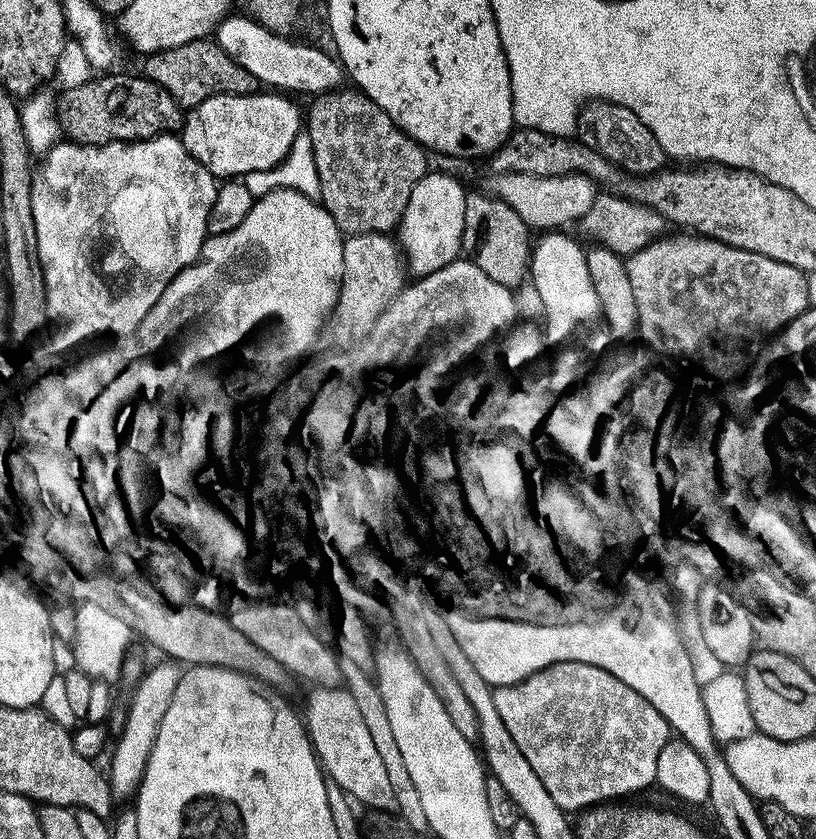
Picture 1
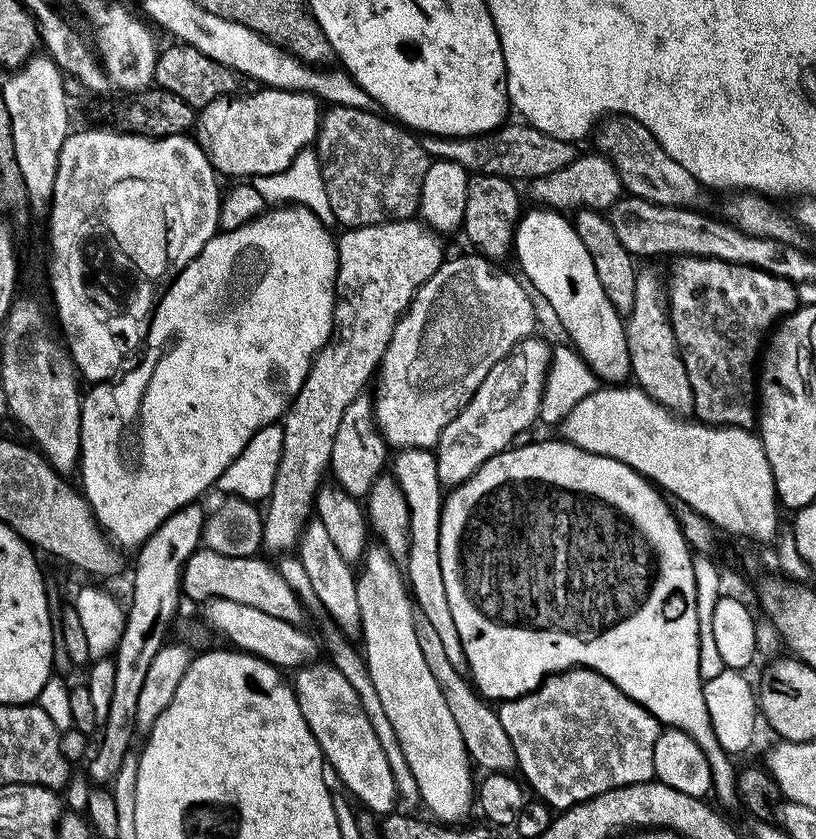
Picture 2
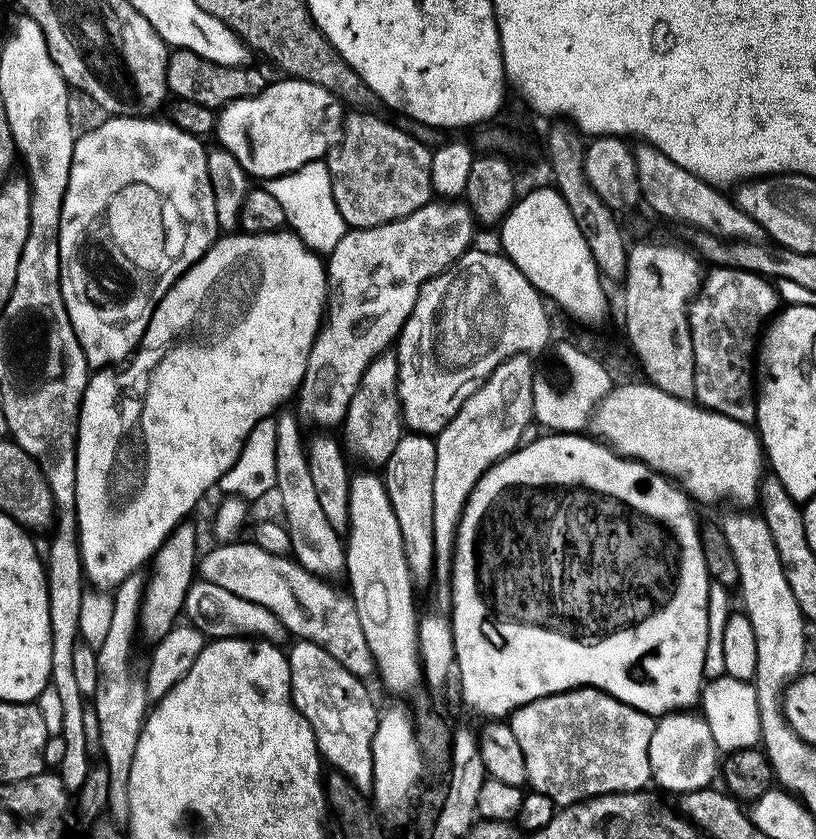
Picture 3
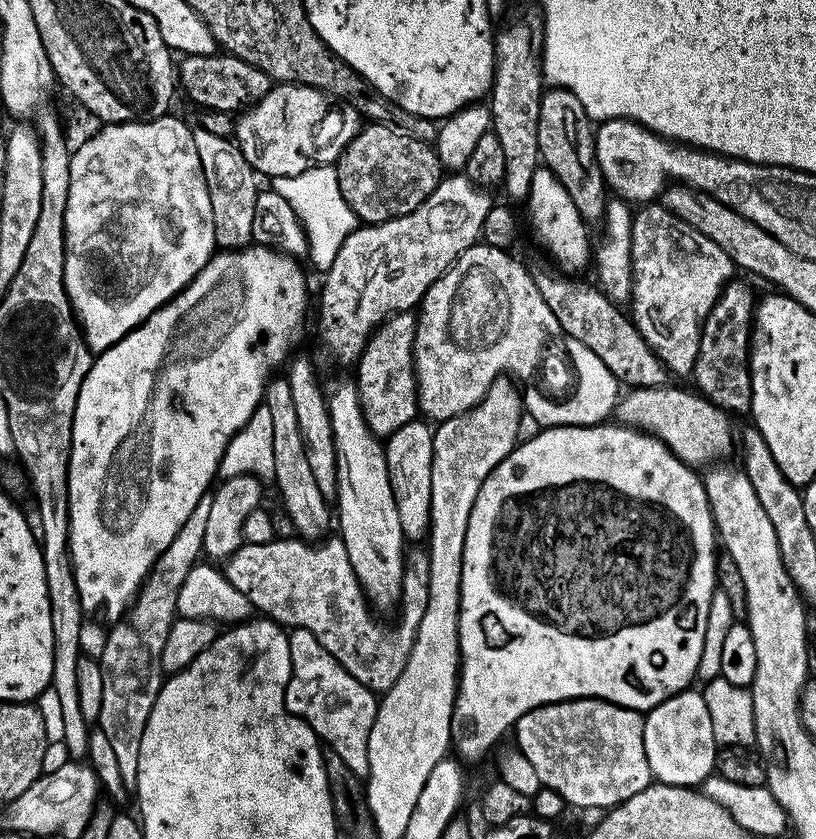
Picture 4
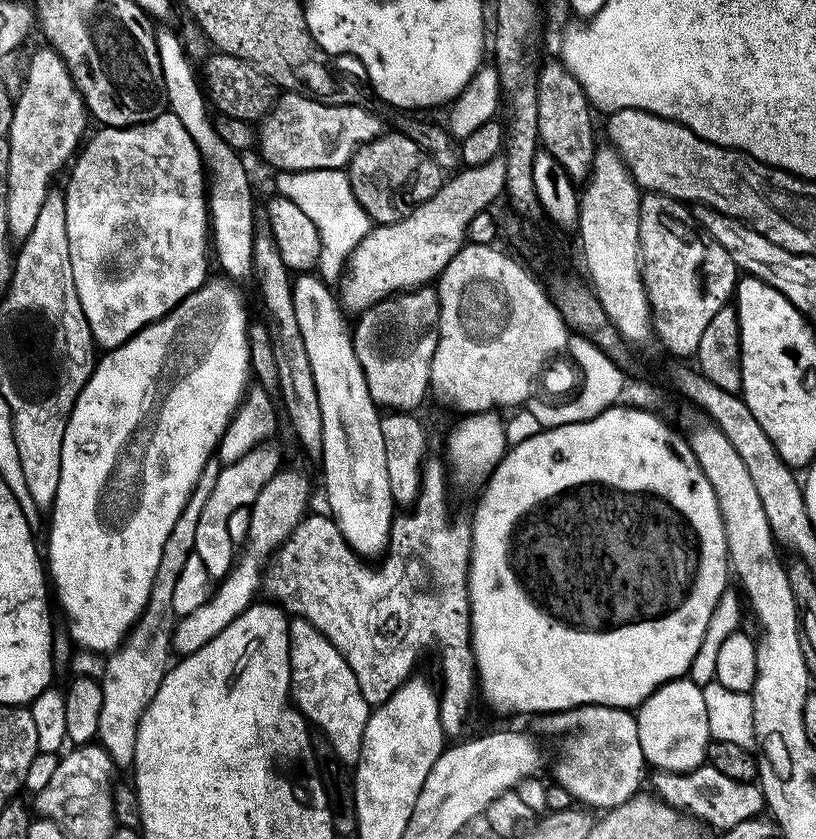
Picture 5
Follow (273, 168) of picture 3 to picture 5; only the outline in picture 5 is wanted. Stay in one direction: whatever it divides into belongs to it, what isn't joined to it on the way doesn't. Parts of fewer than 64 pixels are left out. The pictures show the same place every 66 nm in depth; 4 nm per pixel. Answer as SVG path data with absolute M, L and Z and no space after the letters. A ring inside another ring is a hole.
M284 92L277 95L276 102L258 124L258 152L261 152L276 170L285 172L309 172L310 170L343 169L353 154L363 144L381 135L380 120L368 108L356 104L325 102L315 96L301 96L299 92Z

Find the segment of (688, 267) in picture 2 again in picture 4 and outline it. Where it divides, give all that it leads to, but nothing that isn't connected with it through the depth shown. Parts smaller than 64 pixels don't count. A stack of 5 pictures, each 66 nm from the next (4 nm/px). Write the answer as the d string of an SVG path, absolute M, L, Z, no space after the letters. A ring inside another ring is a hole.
M729 282L724 285L716 304L700 328L700 349L696 359L694 381L696 380L697 386L695 387L699 395L725 413L744 412L748 414L752 410L750 345L754 299L752 300L752 292L746 285L736 283Z

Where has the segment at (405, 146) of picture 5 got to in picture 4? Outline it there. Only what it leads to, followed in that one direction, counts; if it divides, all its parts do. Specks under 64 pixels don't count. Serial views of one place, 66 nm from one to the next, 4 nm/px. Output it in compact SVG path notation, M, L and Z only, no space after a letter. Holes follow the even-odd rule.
M365 123L356 137L346 146L335 165L338 178L338 190L342 190L342 198L346 206L356 215L357 221L364 224L381 224L399 216L410 214L440 185L442 169L436 157L435 147L415 140L407 131L399 132L390 126Z

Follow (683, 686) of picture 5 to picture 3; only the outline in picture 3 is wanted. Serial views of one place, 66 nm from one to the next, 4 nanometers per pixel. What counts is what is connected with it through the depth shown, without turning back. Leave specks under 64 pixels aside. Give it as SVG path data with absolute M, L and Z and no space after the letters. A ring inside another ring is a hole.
M684 710L668 713L656 721L649 746L651 779L666 790L685 794L709 787L718 774L720 754L710 732L709 724L701 715Z

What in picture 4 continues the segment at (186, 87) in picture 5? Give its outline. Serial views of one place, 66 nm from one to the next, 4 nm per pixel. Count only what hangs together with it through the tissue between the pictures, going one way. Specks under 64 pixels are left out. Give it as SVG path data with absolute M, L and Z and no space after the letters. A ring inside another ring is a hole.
M199 126L192 128L192 137L210 190L216 245L224 250L245 248L251 243L256 217L257 194L260 191L260 186L256 184L257 177L230 138L219 138Z

